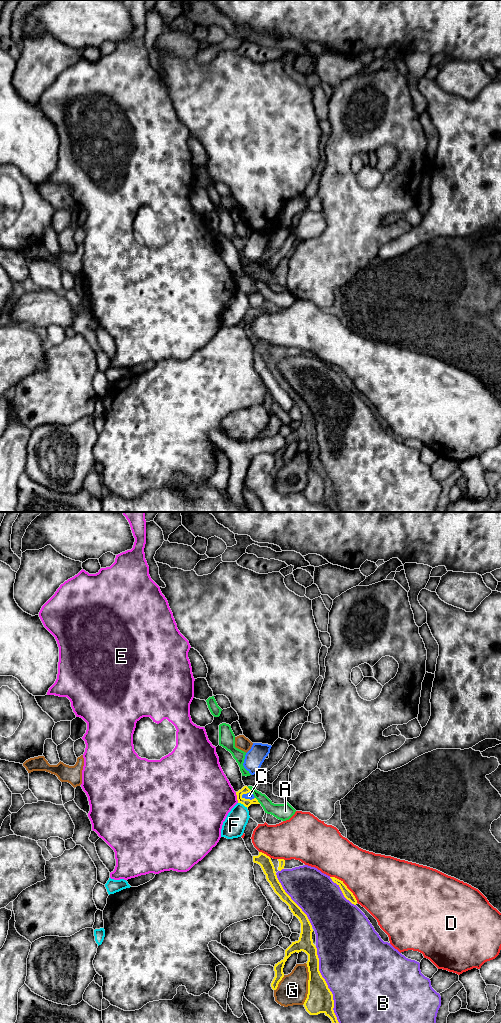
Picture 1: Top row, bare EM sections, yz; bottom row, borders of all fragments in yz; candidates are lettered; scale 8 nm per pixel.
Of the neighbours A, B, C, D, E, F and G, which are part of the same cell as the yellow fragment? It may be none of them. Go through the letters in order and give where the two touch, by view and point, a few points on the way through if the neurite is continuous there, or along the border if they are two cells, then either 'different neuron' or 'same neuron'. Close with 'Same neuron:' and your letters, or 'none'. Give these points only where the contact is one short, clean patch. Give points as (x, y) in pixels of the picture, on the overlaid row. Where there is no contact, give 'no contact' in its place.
A: contact yz (257, 800); different neuron
B: contact yz (326, 984); different neuron
C: contact yz (248, 799); way yz (246, 802), (248, 799), (249, 795); same neuron
D: contact yz (346, 886); different neuron
E: contact yz (237, 797); border yz (235, 792), (238, 802); different neuron
F: contact yz (243, 804); different neuron
G: contact yz (308, 984); different neuron
Same neuron: C

